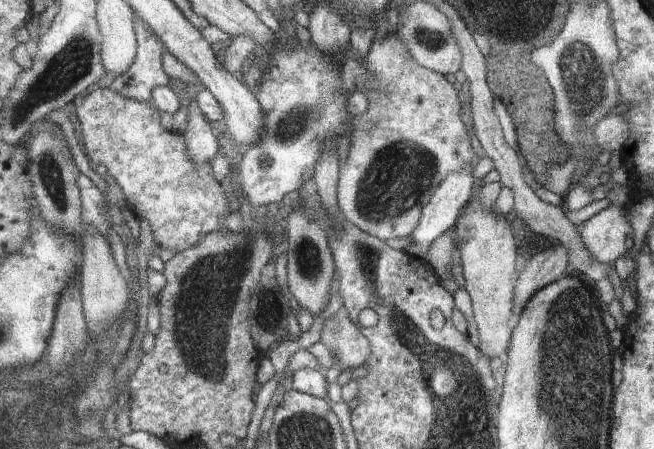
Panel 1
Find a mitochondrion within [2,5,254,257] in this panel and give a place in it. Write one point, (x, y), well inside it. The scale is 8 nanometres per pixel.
(74, 60)

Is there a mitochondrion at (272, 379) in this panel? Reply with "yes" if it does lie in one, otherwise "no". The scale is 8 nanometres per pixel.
no

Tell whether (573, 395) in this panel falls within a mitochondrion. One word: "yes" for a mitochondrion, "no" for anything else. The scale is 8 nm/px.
yes

